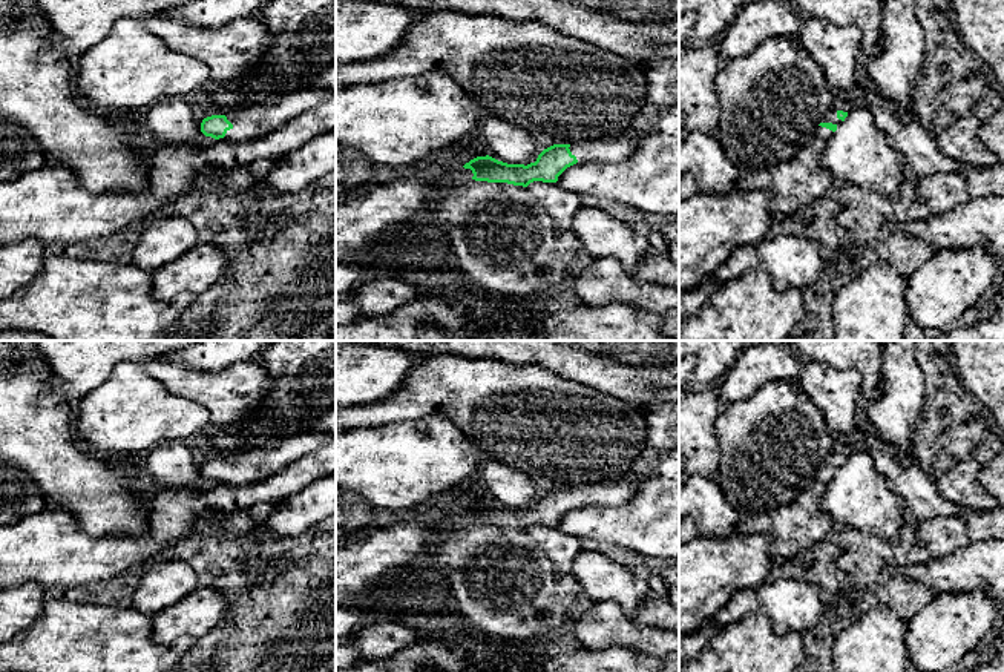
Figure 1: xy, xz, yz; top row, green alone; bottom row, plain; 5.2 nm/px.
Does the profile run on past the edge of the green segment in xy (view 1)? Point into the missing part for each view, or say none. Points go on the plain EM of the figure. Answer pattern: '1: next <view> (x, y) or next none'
1: next xy (253, 465)

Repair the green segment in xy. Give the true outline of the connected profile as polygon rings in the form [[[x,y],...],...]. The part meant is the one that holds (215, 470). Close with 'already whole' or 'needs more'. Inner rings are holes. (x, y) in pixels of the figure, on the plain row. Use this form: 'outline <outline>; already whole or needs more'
outline [[[303,431],[288,436],[274,448],[254,448],[225,459],[207,460],[201,466],[201,476],[215,483],[254,483],[317,451],[331,440],[331,434]]]; needs more

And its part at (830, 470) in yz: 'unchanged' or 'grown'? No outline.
grown

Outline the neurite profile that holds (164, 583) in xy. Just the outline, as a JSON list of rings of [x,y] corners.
[[[181,560],[155,562],[147,566],[133,592],[132,608],[153,617],[179,603],[199,586],[192,566]]]

